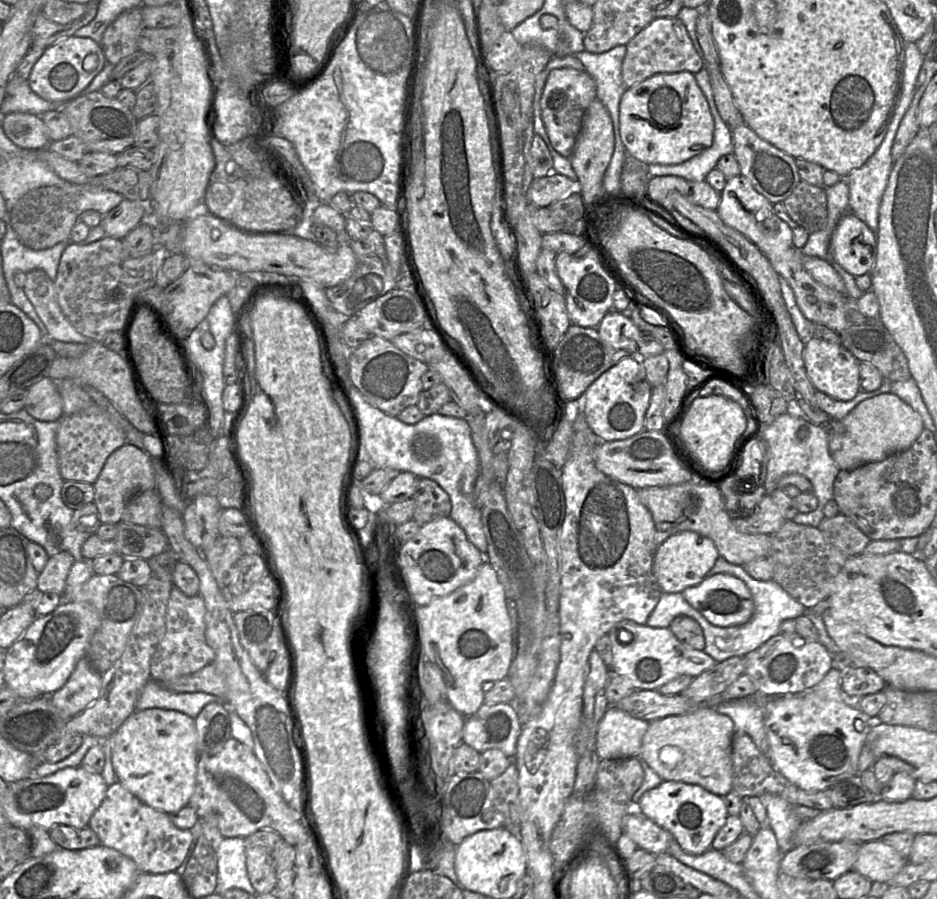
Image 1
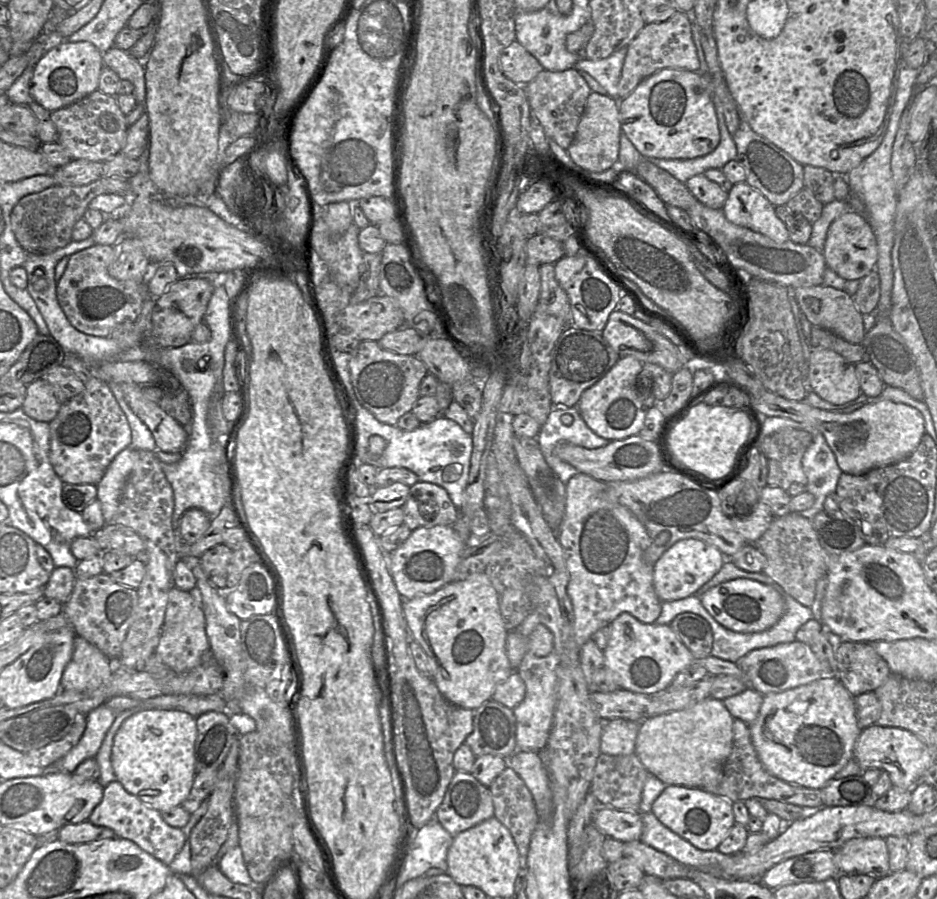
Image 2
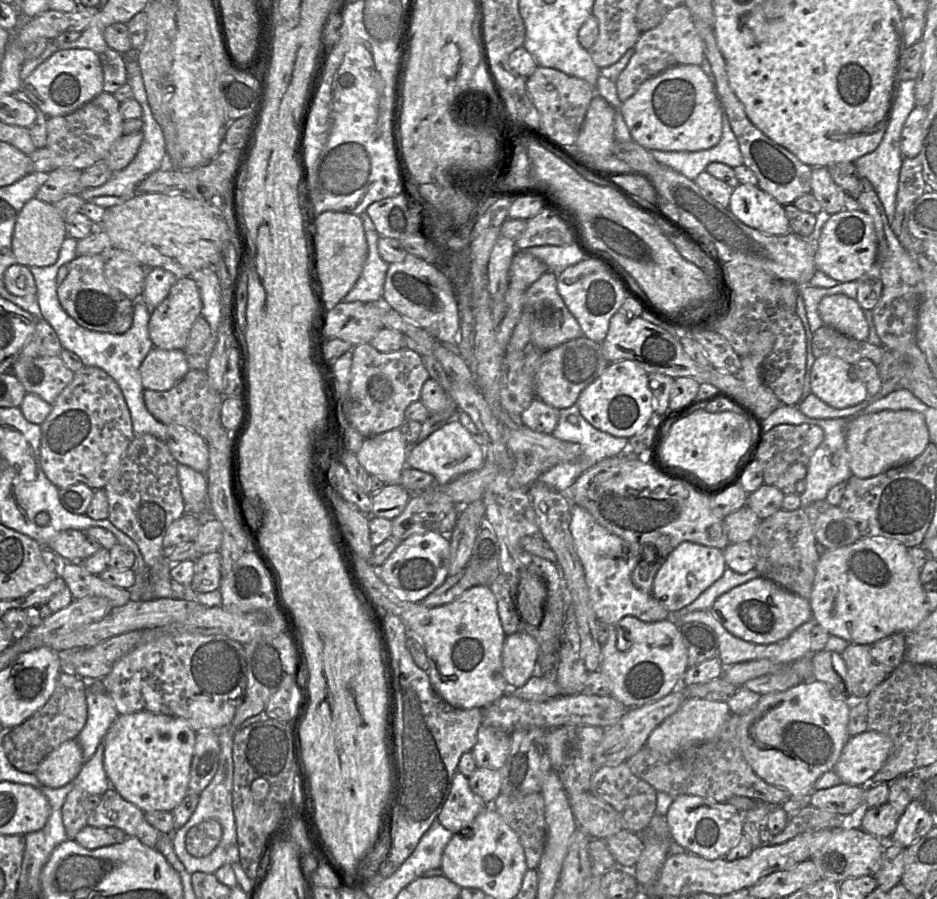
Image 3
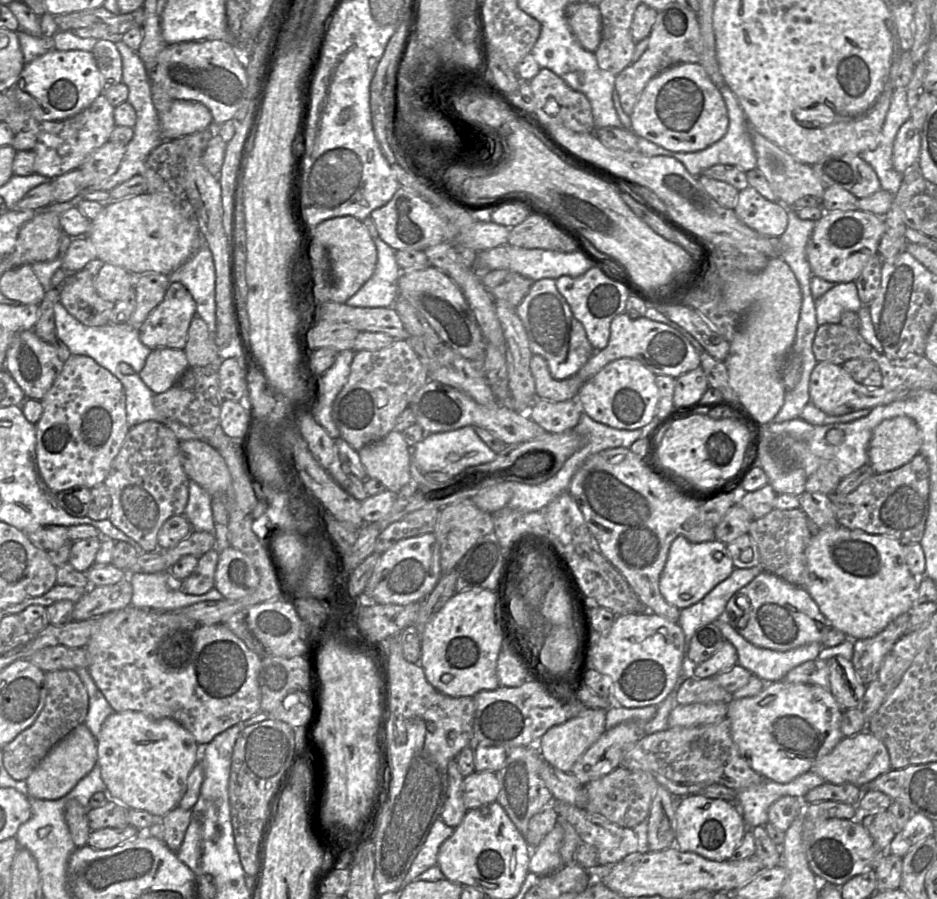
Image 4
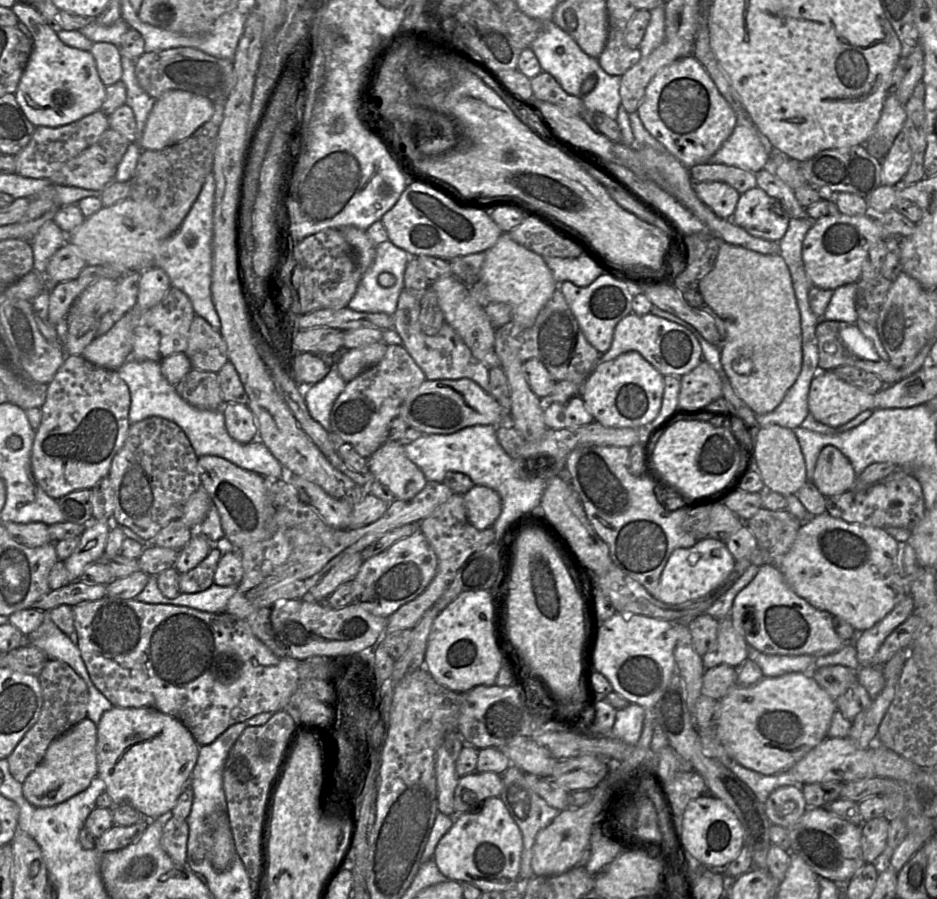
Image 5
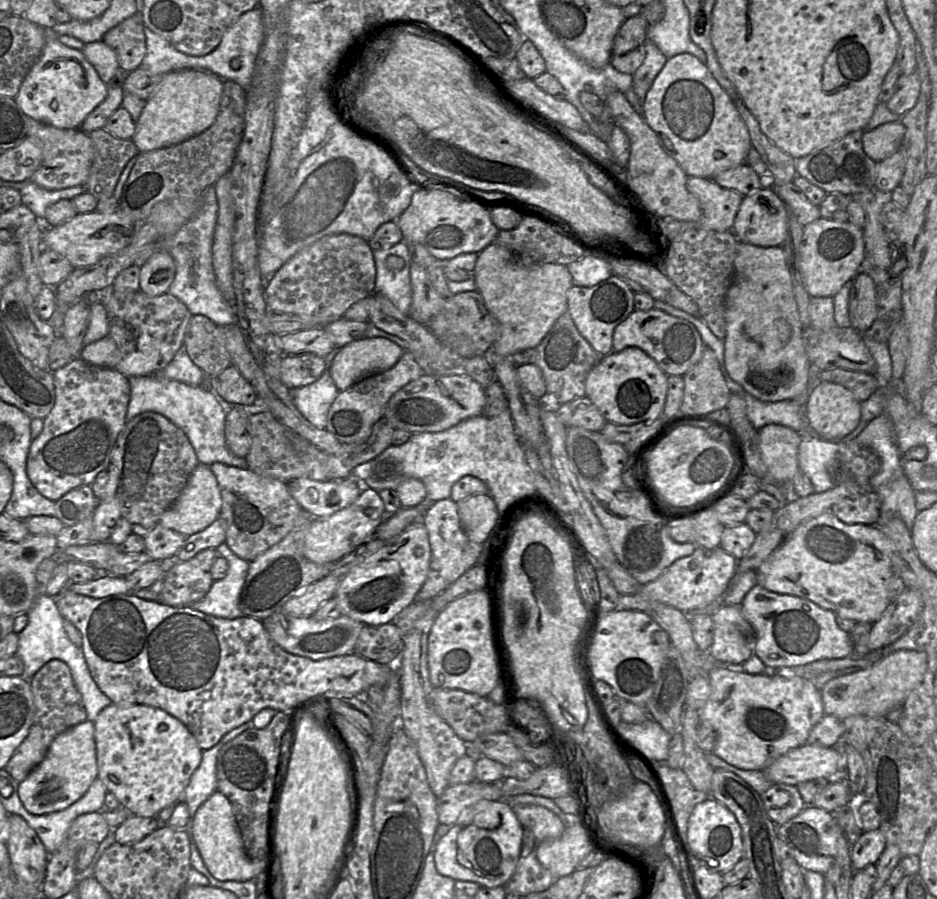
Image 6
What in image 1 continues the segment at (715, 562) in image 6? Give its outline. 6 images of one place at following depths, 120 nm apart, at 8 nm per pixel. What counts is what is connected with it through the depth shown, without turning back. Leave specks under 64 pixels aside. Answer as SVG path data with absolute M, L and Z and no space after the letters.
M686 530L669 536L660 544L653 558L653 573L665 593L678 593L699 584L715 564L719 552L714 542L697 532Z

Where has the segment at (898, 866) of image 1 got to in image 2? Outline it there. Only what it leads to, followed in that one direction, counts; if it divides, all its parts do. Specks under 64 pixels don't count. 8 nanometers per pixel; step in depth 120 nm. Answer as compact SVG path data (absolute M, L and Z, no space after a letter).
M881 837L853 838L834 850L838 875L866 874L875 879L889 874L886 840Z

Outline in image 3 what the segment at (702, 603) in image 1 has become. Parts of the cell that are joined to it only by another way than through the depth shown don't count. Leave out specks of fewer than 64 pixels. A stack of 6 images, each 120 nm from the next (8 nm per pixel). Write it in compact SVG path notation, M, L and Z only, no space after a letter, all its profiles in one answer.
M761 576L719 596L712 605L711 611L731 634L756 644L771 644L783 640L813 618L808 599Z

